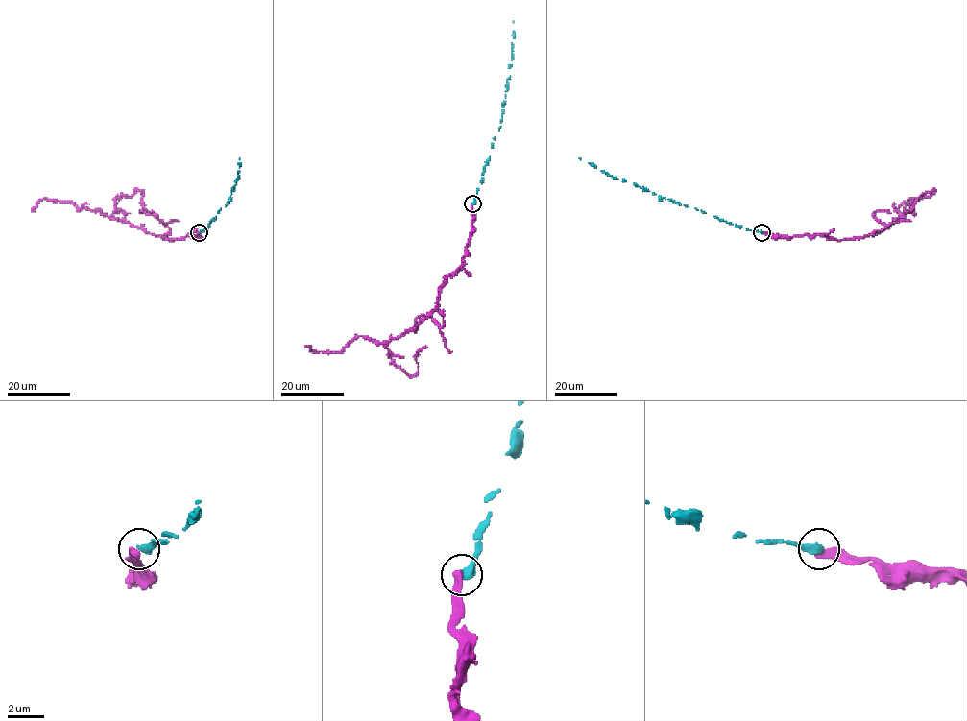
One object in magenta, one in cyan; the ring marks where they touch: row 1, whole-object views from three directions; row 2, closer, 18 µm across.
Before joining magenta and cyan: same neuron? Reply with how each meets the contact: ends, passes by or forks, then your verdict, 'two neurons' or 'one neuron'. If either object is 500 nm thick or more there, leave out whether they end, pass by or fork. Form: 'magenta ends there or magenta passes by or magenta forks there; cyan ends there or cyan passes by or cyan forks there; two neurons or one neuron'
magenta ends there; cyan ends there; two neurons

